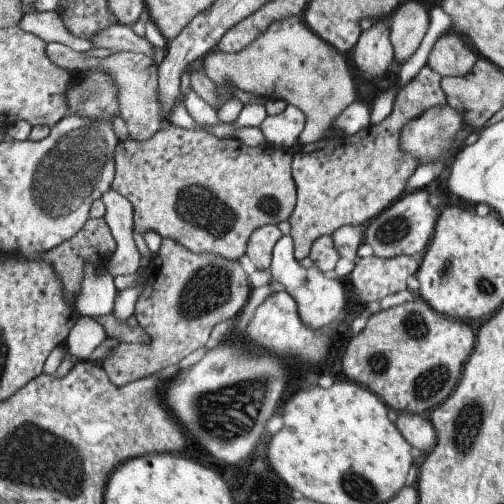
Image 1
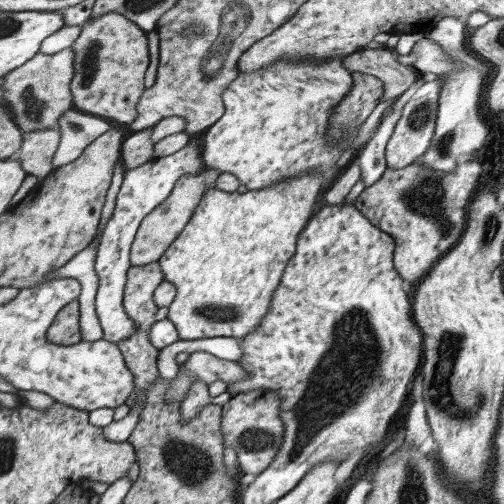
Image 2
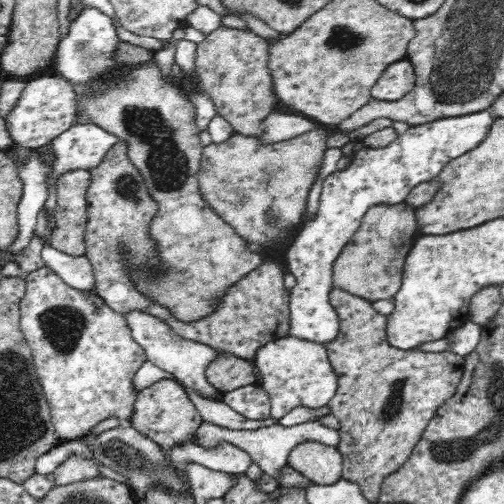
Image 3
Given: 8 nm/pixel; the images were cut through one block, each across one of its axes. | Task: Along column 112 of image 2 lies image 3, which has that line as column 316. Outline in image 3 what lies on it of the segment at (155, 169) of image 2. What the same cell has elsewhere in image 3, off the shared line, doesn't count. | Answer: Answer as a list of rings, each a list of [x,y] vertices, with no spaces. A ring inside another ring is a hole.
[[[484,110],[478,114],[466,114],[462,118],[444,118],[444,120],[440,118],[440,120],[430,122],[430,124],[410,126],[408,132],[400,134],[386,148],[374,150],[374,148],[362,146],[358,152],[354,152],[350,156],[350,164],[344,168],[344,172],[336,170],[336,174],[332,174],[324,180],[316,216],[310,220],[308,218],[304,220],[296,238],[292,240],[290,248],[286,250],[288,270],[296,276],[296,286],[290,292],[290,336],[296,336],[296,338],[302,338],[308,342],[318,342],[318,344],[332,342],[338,336],[340,320],[338,320],[336,310],[330,304],[330,290],[334,288],[334,280],[332,280],[334,278],[334,262],[338,260],[338,256],[342,254],[342,250],[346,248],[350,238],[354,238],[354,234],[360,230],[362,218],[366,216],[366,212],[378,204],[406,202],[412,188],[416,188],[418,184],[426,184],[426,182],[436,180],[448,162],[454,162],[454,158],[462,158],[462,154],[478,148],[484,142],[494,120],[496,118],[492,116],[492,112]]]

